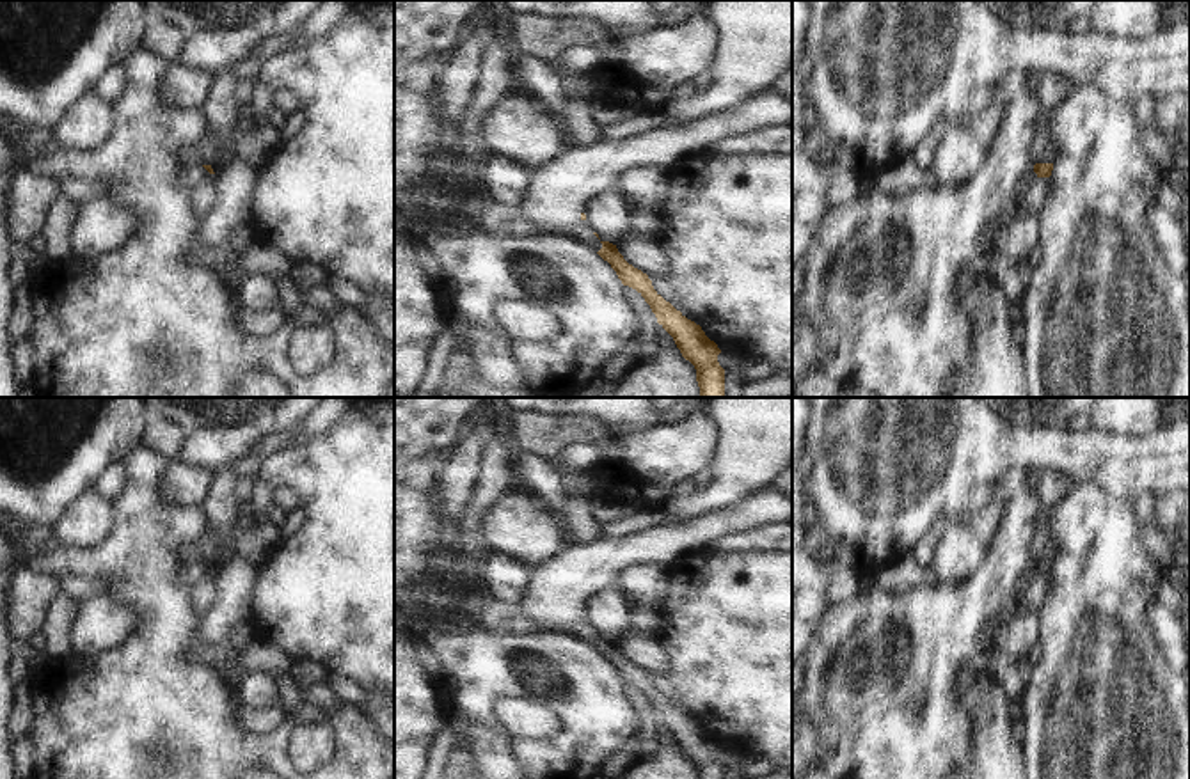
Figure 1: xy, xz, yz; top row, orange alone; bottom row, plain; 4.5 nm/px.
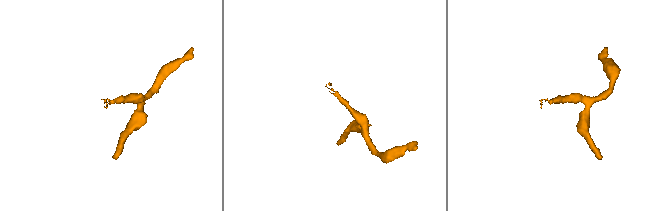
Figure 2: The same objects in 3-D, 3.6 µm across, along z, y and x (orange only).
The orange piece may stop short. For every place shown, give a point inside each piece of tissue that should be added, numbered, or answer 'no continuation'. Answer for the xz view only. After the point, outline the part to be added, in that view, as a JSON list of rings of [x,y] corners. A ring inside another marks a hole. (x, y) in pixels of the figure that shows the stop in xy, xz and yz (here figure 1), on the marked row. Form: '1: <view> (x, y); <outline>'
1: xz (558, 192); [[[766,89],[719,114],[670,122],[620,140],[568,147],[531,170],[520,202],[522,216],[543,232],[595,247],[600,240],[581,215],[595,195],[613,188],[627,170],[666,176],[675,165],[705,156],[710,146],[725,138],[783,126],[792,126],[792,101]]]

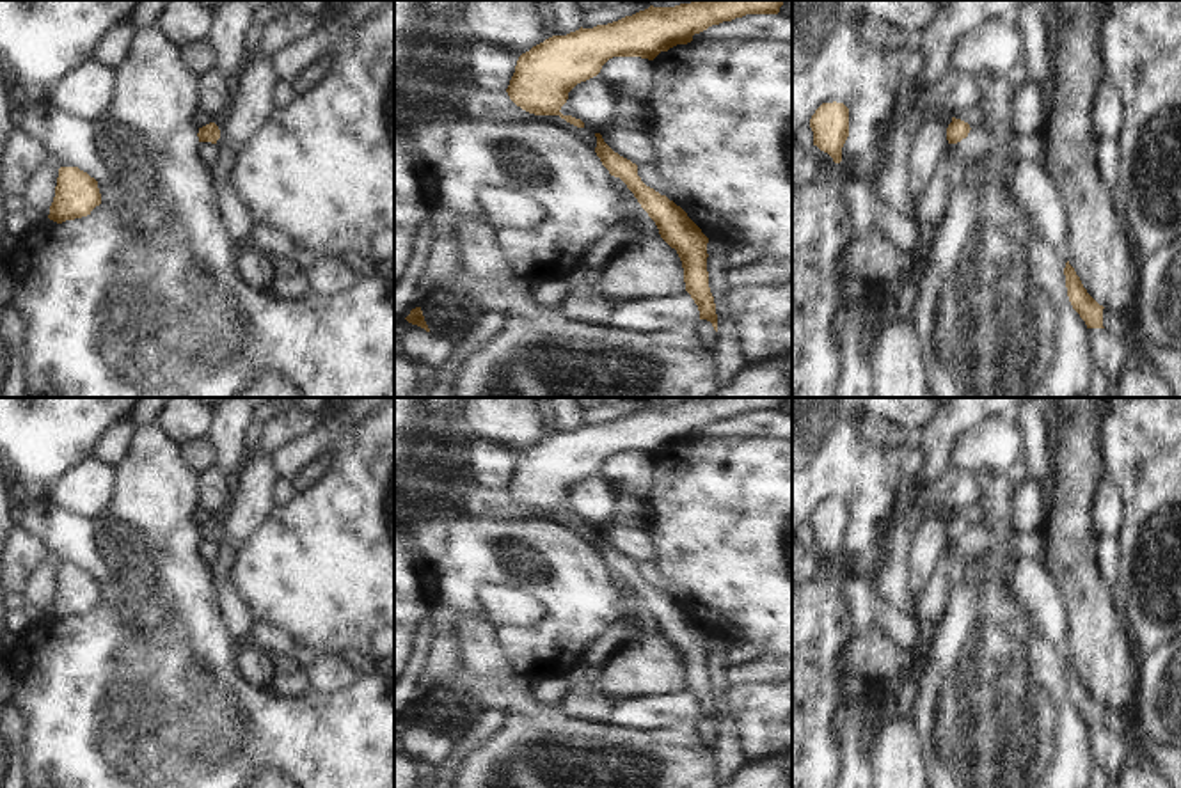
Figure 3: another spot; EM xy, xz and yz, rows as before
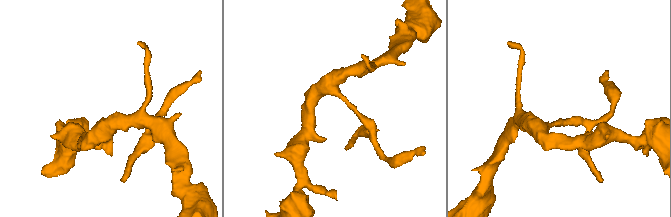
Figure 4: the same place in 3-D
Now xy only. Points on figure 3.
no continuation

